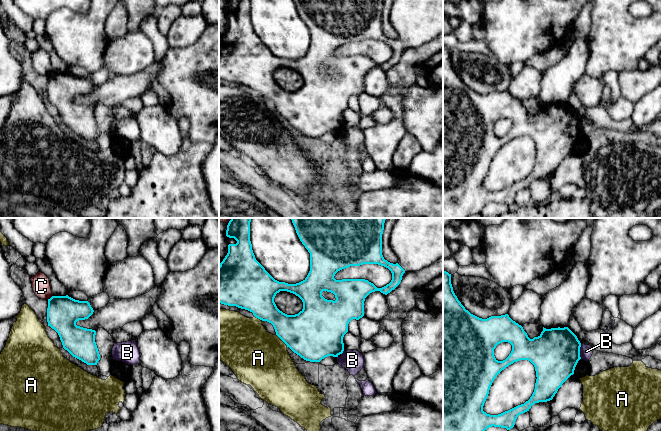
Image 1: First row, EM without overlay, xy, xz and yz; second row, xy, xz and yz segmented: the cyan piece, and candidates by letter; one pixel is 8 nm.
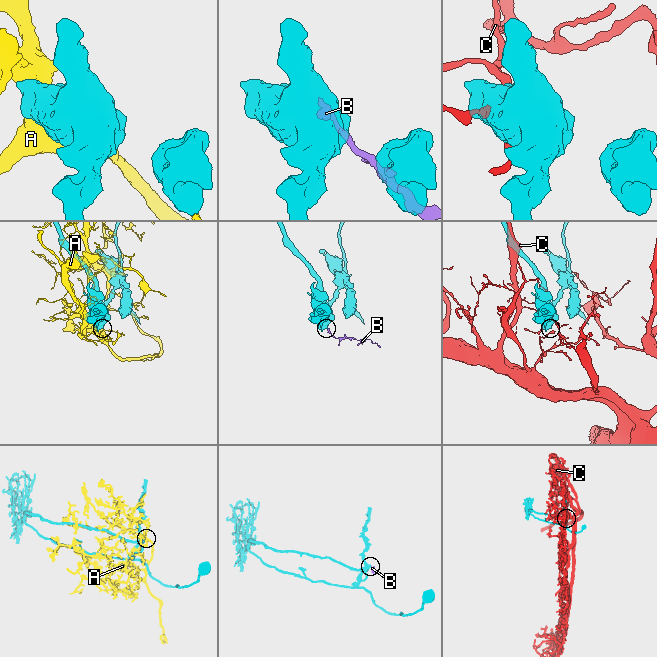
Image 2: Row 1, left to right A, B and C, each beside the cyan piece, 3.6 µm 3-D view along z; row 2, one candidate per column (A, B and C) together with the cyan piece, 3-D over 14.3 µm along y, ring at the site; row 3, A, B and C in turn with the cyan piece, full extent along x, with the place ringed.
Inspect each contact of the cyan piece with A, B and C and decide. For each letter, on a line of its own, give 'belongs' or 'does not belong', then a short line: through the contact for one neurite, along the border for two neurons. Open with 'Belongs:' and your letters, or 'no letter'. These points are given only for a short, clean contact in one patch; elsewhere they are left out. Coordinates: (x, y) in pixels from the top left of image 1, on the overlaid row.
Belongs: no letter
A: does not belong
B: does not belong; line yz (581, 344), (580, 358)
C: does not belong

